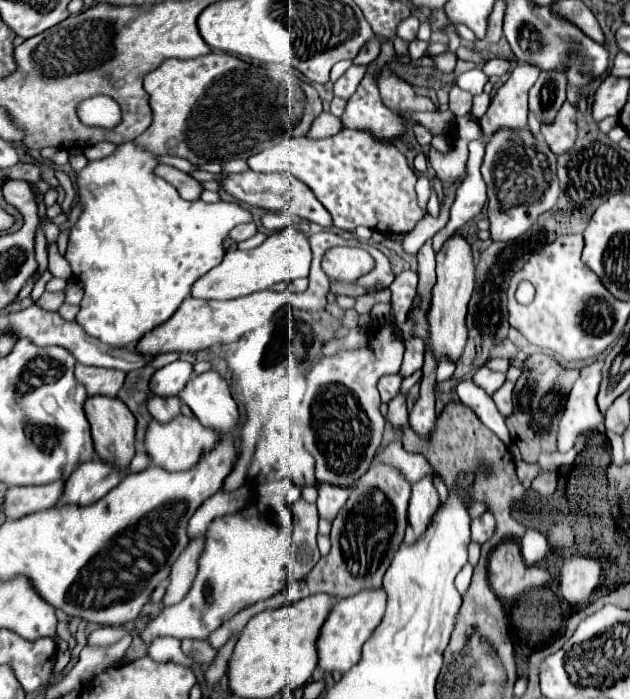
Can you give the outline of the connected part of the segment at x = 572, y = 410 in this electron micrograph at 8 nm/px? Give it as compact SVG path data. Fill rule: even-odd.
M601 359L593 361L591 365L585 365L567 397L565 413L559 427L559 445L557 445L561 453L573 449L575 439L581 431L591 431L605 423L605 415L597 405L597 393L603 379L601 377L603 365L605 361Z

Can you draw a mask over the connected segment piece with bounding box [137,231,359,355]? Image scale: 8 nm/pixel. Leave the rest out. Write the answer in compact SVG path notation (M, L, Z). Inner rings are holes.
M321 231L321 233L311 235L309 243L311 243L311 251L313 251L313 263L311 263L311 271L309 271L307 291L289 293L289 291L269 289L269 291L257 291L249 297L241 297L241 299L233 299L233 301L201 301L201 299L187 297L181 303L181 309L177 309L177 313L165 325L159 325L157 329L153 329L153 333L149 333L149 337L143 337L139 341L137 349L145 355L161 355L161 353L169 353L169 351L199 353L199 351L207 351L213 345L225 345L225 343L239 341L239 337L247 335L255 327L269 323L271 317L285 305L291 305L291 307L295 307L299 311L307 311L307 313L323 313L327 307L329 283L327 283L327 275L321 271L321 257L327 249L331 249L335 245L359 243L359 241L351 241L351 239L347 241L333 231Z

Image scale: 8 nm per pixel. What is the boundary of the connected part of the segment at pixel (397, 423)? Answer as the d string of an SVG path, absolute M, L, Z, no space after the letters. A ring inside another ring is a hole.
M401 393L393 401L389 401L387 421L393 425L393 429L397 429L401 433L409 427L409 411L407 411L407 405L405 405L405 399Z

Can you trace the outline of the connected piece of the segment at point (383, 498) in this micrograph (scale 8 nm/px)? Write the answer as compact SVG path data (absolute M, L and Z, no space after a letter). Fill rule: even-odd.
M373 465L357 481L351 497L333 519L329 555L321 557L307 577L291 581L289 587L293 591L293 601L315 593L329 593L343 599L361 589L381 587L381 579L405 535L409 493L411 483L395 467Z

